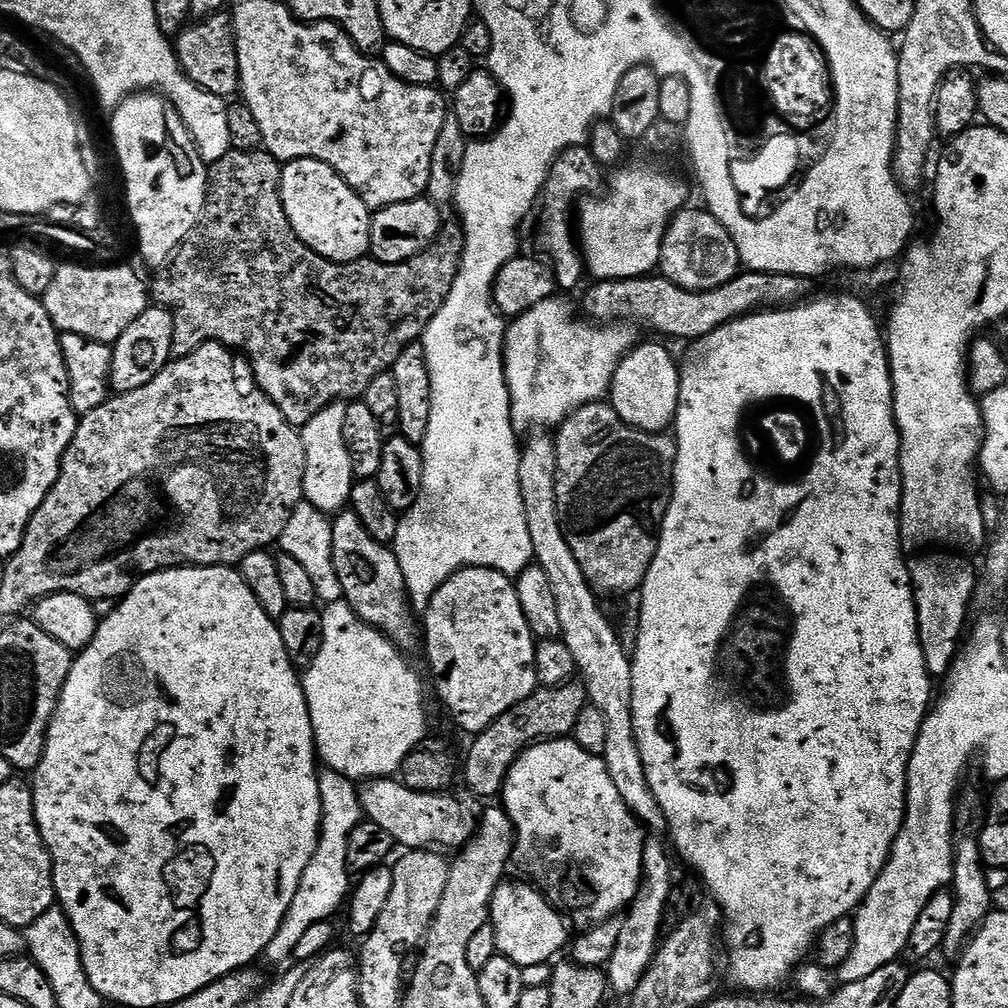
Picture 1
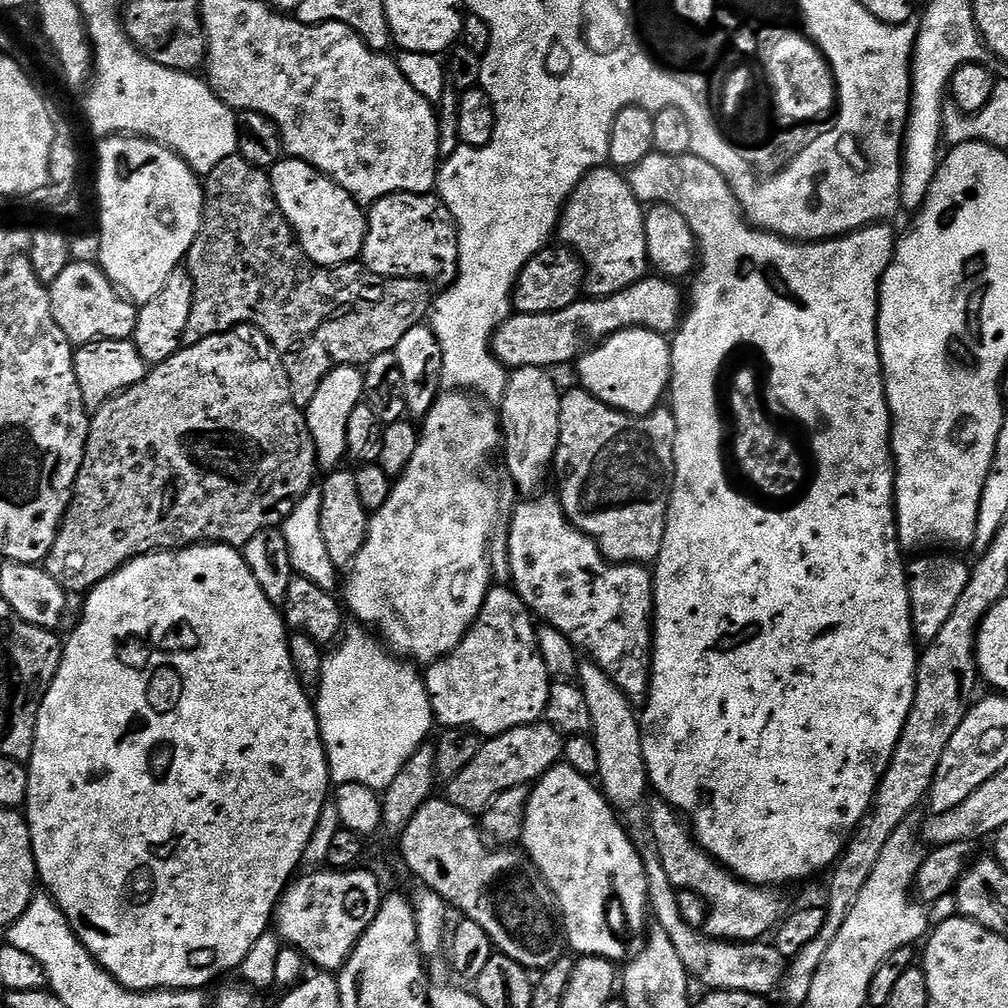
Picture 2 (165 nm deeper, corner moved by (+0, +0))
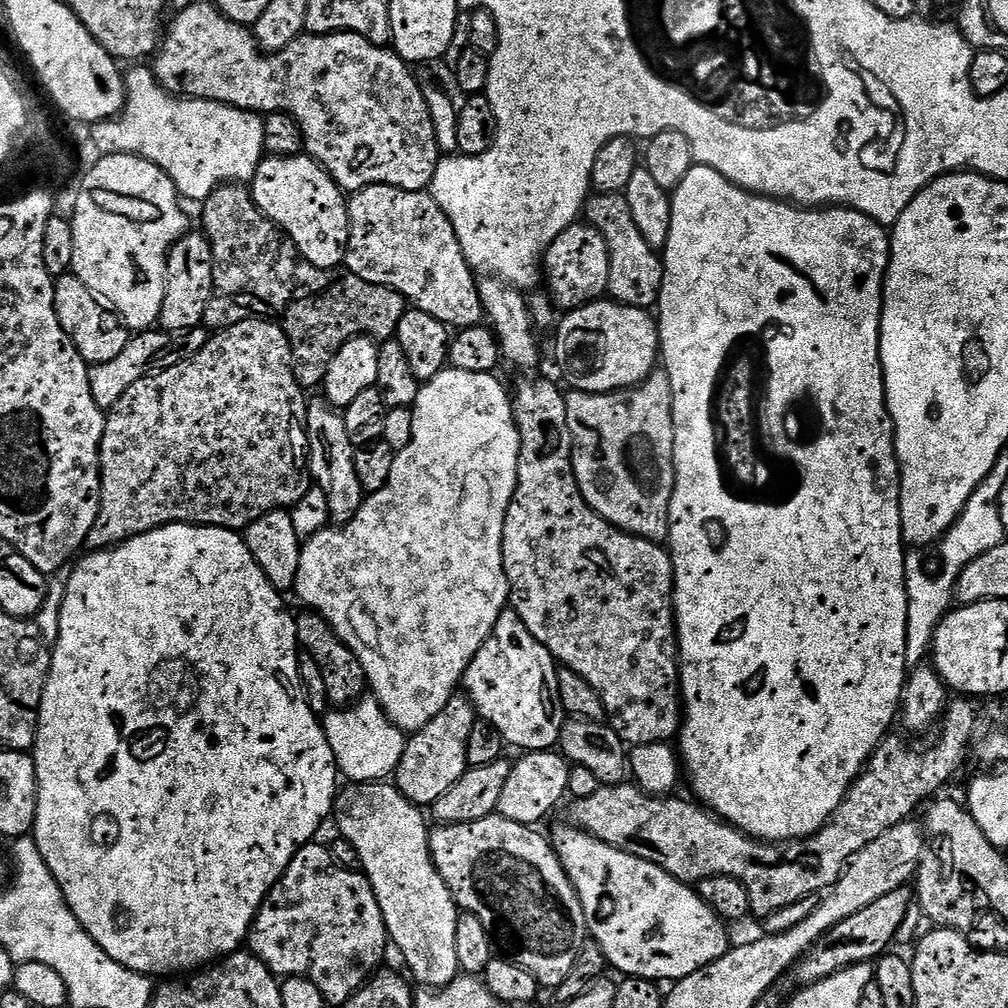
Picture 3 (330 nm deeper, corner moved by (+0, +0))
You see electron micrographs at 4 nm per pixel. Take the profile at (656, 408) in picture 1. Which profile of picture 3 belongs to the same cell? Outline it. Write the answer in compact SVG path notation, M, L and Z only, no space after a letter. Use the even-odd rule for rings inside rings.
M601 298L580 308L571 309L560 324L556 344L560 347L560 360L568 375L571 387L577 392L621 392L623 388L634 388L644 383L657 367L660 356L660 330L655 319L652 320L643 308L631 308L617 304L608 298Z

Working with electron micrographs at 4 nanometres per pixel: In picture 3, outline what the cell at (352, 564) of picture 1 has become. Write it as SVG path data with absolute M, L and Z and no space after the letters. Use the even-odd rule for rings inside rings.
M323 398L309 399L308 470L312 473L315 487L326 494L326 502L330 505L330 521L336 526L350 523L364 504L366 494L362 490L362 482L358 482L358 470L354 470L356 450L357 445L352 444L350 434L346 434L343 415Z

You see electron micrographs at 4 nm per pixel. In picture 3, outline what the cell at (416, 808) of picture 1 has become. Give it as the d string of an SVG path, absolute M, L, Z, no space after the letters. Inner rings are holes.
M493 814L482 818L478 822L470 822L469 824L442 824L433 827L428 834L429 850L432 852L433 864L438 874L445 880L450 894L456 900L459 911L469 912L478 918L482 918L482 926L486 926L486 930L492 935L493 941L499 947L501 944L508 951L505 953L515 960L516 963L521 964L527 972L534 974L534 978L539 982L541 989L555 990L559 984L566 982L570 970L574 970L574 962L578 962L578 954L582 951L584 945L589 943L590 933L588 923L586 922L586 914L582 910L582 902L578 898L578 894L562 866L562 862L556 857L555 848L552 847L547 835L543 836L542 833L536 831L540 830L527 824L510 822L510 818Z

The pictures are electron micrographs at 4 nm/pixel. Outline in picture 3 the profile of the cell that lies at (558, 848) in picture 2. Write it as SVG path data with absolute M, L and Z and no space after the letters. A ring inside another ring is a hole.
M579 830L571 831L551 833L550 843L582 902L591 939L604 951L605 961L624 972L620 974L637 980L675 982L702 971L707 964L728 953L730 941L724 929L727 928L725 921L702 902L693 885L666 874L654 862L619 852L614 846Z

